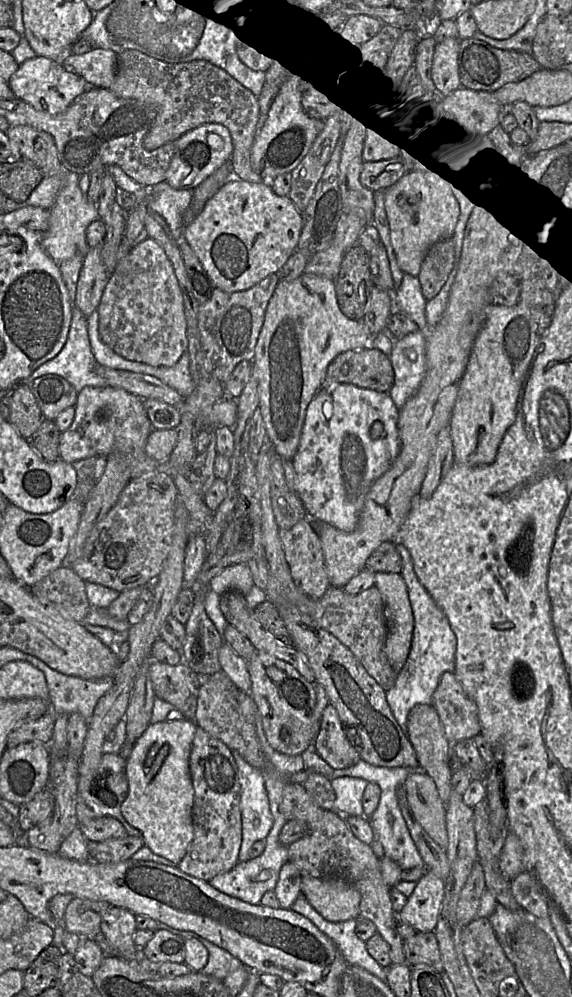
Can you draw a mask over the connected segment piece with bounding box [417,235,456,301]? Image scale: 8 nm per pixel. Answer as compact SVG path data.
M453 235L439 240L430 247L417 275L427 301L439 293L455 265Z

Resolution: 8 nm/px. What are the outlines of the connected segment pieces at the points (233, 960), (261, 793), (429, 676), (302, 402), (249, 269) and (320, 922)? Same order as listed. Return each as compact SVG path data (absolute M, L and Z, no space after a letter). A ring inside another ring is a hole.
M167 924L163 929L186 938L195 938L202 942L208 950L207 964L200 970L206 975L225 979L229 973L239 968L243 963L222 947L210 942L192 931L180 930Z
M233 752L240 771L242 845L240 861L250 858L252 845L266 839L274 823L263 771L251 766L242 756Z
M398 545L398 551L402 561L400 574L407 586L414 617L414 628L407 660L398 672L393 687L386 691L386 699L394 717L407 735L406 725L410 710L417 704L431 705L433 693L442 674L454 671L457 640L446 616L419 582L413 569L410 553L402 545Z
M303 273L294 280L279 281L266 308L250 376L257 381L259 410L268 441L283 459L291 460L297 452L307 407L324 386L330 363L343 352L370 347L373 336L364 319L352 319L342 312L334 279Z
M232 178L206 202L182 235L216 288L238 292L279 273L298 248L303 224L303 213L289 195L280 195L269 180L251 182Z
M301 893L290 908L308 918L321 932L337 946L349 965L357 965L385 981L387 968L381 966L367 951L366 944L357 936L355 919L344 922L326 920Z

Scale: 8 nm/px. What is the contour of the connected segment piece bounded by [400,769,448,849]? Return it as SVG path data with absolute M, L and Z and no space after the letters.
M424 769L414 770L400 787L404 789L417 821L435 842L446 849L446 804L441 800L433 778Z

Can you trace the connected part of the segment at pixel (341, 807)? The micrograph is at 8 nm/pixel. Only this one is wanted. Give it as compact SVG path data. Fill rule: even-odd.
M340 776L331 780L336 793L334 810L343 815L364 815L363 793L368 780L357 776Z

